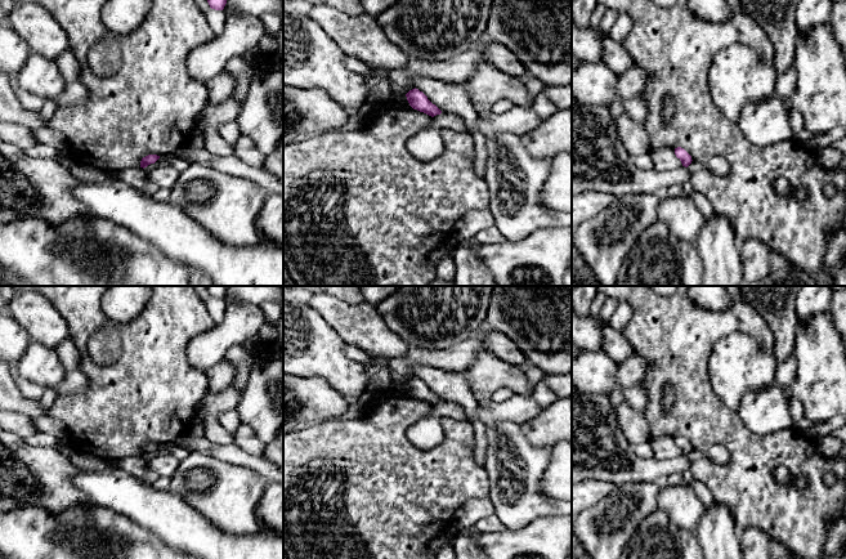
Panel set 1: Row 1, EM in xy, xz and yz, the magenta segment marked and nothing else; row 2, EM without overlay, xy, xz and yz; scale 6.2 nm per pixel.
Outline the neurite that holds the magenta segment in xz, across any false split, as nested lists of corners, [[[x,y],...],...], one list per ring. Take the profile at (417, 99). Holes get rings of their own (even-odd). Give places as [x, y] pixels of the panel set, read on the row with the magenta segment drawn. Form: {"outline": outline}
{"outline": [[[416,88],[409,90],[406,94],[406,97],[407,97],[409,106],[413,109],[424,112],[431,117],[442,113],[442,111],[435,104],[433,104],[422,91],[420,91]]]}

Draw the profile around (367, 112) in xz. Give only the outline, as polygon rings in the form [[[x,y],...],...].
[[[370,102],[358,109],[358,115],[363,120],[363,122],[368,122],[368,121],[373,120],[375,117],[377,117],[381,107],[382,107],[381,103]]]

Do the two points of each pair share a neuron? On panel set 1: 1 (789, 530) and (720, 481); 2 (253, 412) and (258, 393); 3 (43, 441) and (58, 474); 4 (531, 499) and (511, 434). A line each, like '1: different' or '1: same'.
1: same
2: same
3: different
4: same

